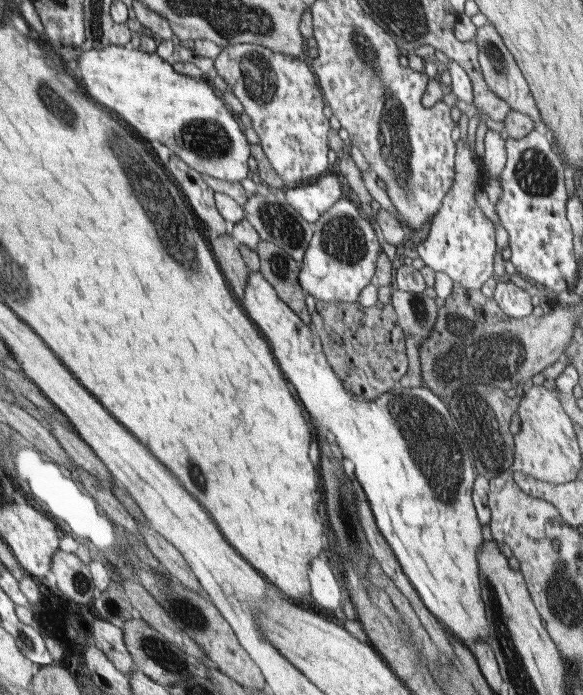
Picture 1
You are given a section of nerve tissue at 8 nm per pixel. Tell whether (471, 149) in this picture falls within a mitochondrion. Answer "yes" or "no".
no

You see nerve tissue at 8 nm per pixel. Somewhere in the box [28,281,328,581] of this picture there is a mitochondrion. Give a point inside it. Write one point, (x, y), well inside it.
(199, 480)

